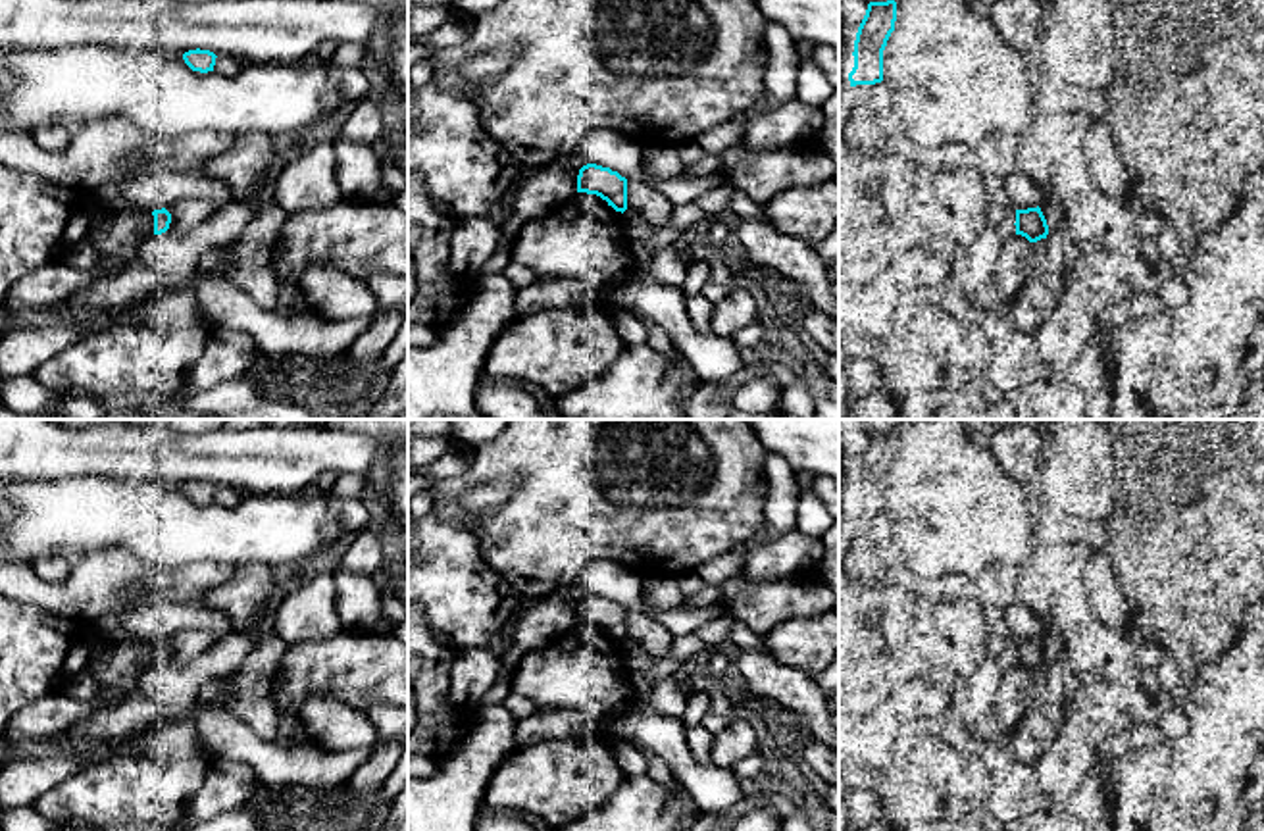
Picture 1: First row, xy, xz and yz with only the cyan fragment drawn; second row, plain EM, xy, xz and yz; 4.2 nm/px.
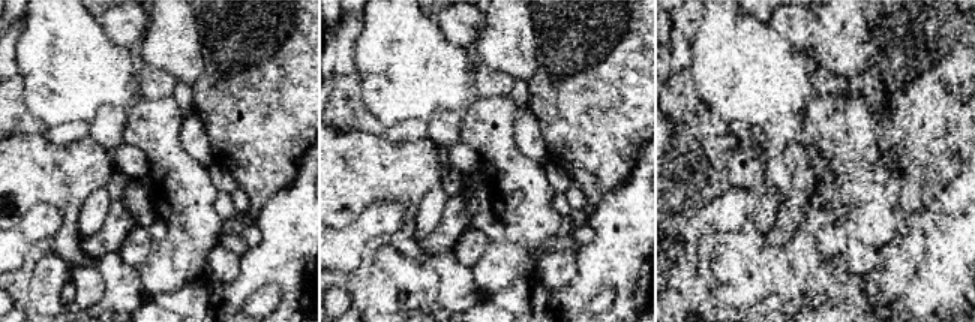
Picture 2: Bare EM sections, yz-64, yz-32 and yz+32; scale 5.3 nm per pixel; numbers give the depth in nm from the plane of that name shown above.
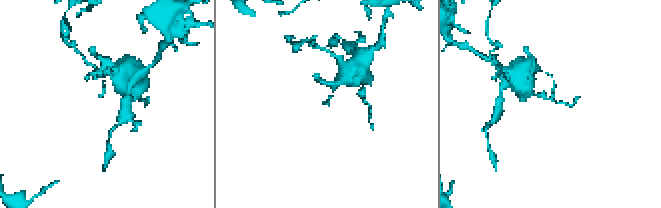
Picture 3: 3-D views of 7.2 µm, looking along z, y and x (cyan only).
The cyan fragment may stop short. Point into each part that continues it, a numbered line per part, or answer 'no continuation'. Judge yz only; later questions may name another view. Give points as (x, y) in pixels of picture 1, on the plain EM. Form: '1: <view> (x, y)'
no continuation

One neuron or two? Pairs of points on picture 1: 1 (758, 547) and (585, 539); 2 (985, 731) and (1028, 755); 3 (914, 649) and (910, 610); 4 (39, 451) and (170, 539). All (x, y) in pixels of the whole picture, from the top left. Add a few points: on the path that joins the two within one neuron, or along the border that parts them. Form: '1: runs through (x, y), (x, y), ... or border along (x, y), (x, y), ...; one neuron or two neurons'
1: border along (762, 526), (747, 543); two neurons
2: border along (1028, 708), (1007, 741); two neurons
3: runs through (912, 639), (910, 620); one neuron
4: border along (120, 478), (70, 476), (31, 481); two neurons

